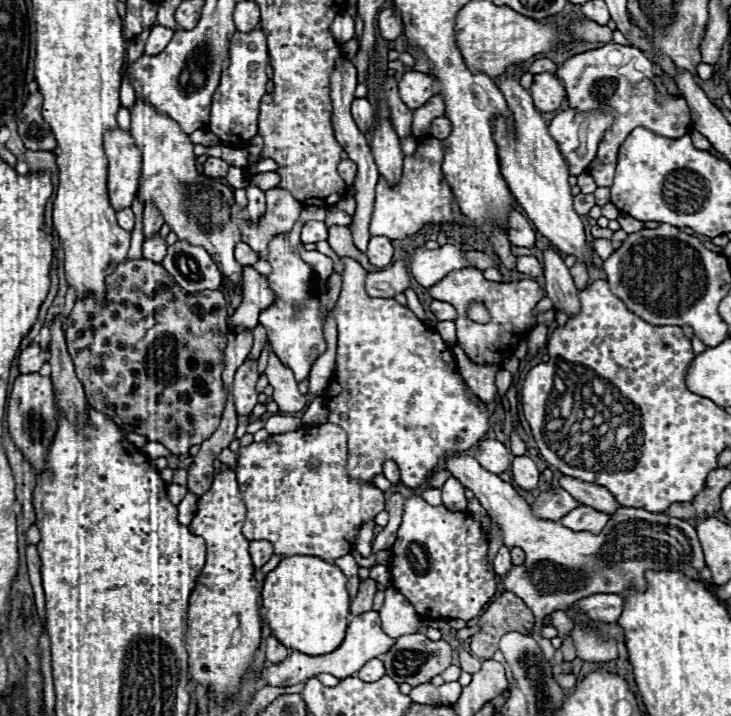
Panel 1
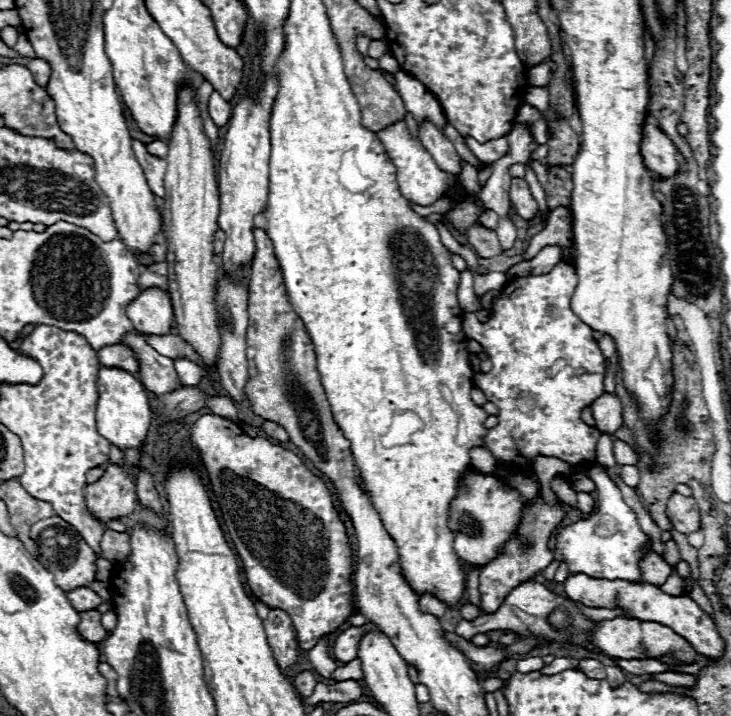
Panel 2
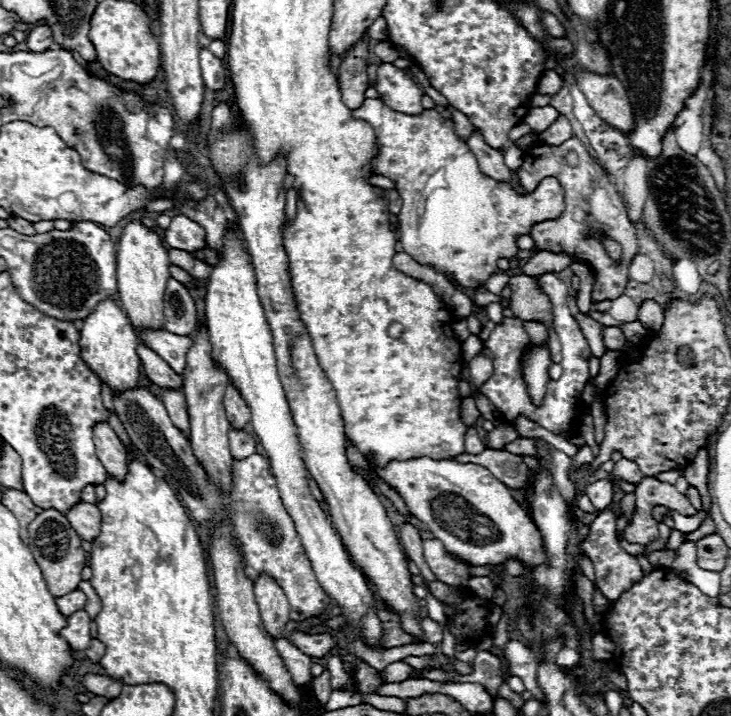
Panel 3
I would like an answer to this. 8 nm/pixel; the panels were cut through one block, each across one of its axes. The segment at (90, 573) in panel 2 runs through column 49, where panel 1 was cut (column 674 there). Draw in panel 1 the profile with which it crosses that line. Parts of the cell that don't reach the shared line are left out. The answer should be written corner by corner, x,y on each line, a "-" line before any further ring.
450,454
446,456
444,468
458,478
466,488
474,492
474,496
480,500
480,504
498,520
502,528
502,540
508,548
522,548
526,552
526,562
522,566
512,566
508,576
502,578
504,590
514,592
520,596
526,606
534,612
536,618
544,618
546,614
552,614
554,610
566,610
570,604
584,596
592,596
596,592
624,592
628,588
644,590
646,570
680,570
682,574
694,578
700,576
700,568
704,566
704,556
700,548
700,540
696,536
696,530
692,524
680,520
680,518
668,518
666,514
652,514
640,508
618,508
602,532
572,532
558,522
540,520
534,518
530,512
528,502
516,492
516,488
508,482
502,482
496,474
484,470
476,458
464,456
464,454

